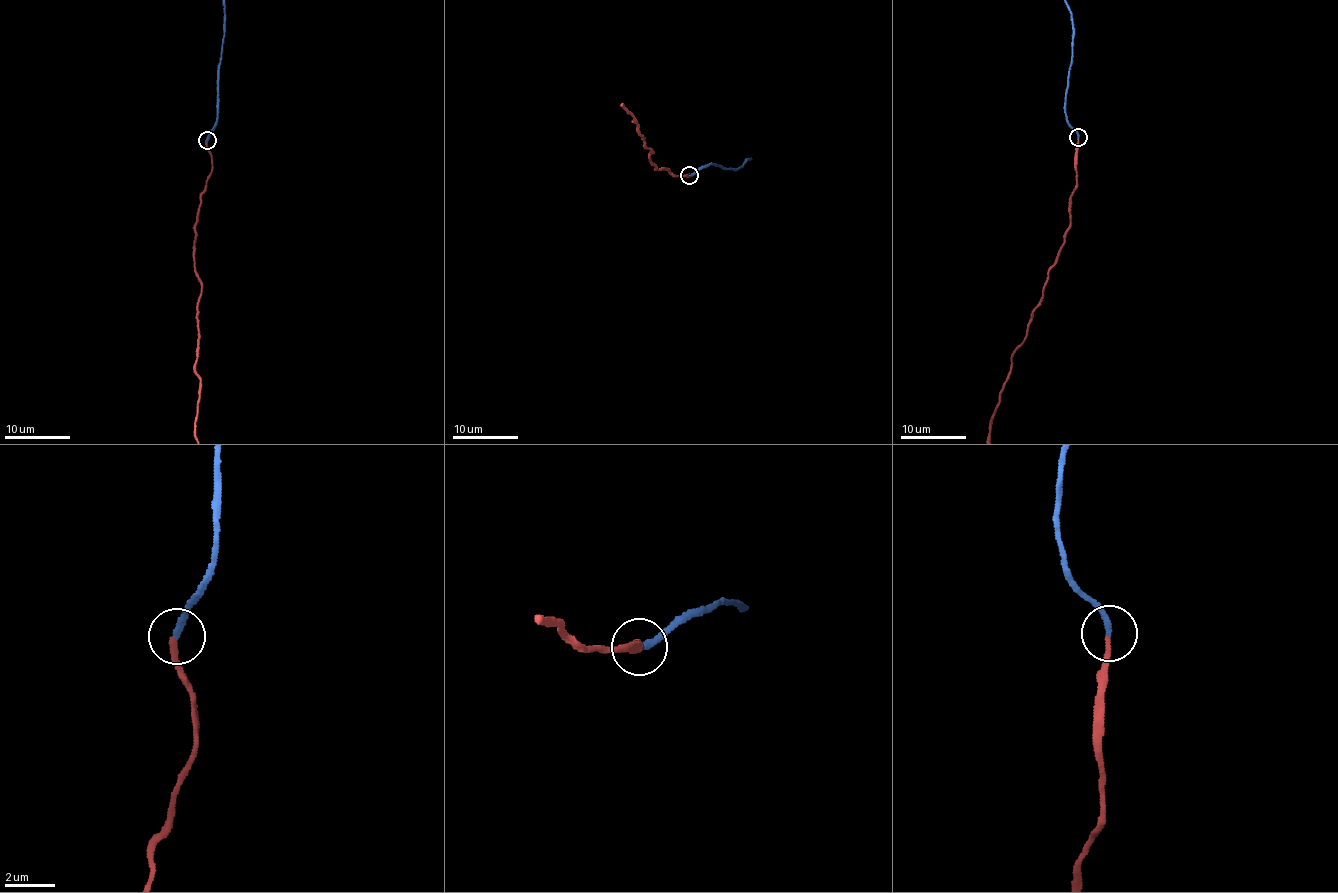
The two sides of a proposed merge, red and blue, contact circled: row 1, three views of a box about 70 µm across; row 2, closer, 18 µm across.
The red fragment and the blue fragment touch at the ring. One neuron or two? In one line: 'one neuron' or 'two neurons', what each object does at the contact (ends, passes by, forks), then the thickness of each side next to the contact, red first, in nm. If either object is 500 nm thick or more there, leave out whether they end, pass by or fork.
one neuron; red ends there; blue ends there; 200 nm thick on the red side, 240 nm on the other

